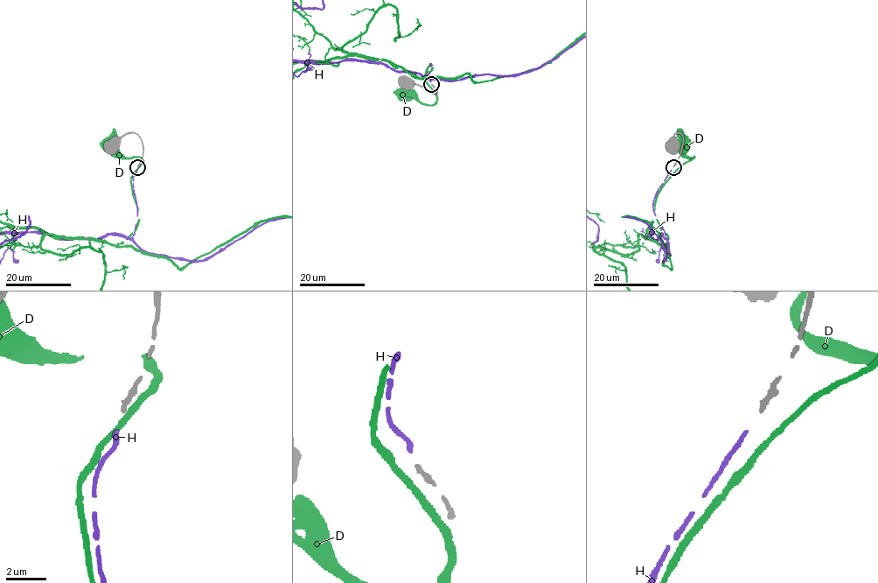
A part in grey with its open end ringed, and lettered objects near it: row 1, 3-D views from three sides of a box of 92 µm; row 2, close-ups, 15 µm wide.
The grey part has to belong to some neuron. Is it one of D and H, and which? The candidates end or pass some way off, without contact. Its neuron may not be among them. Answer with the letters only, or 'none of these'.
H

